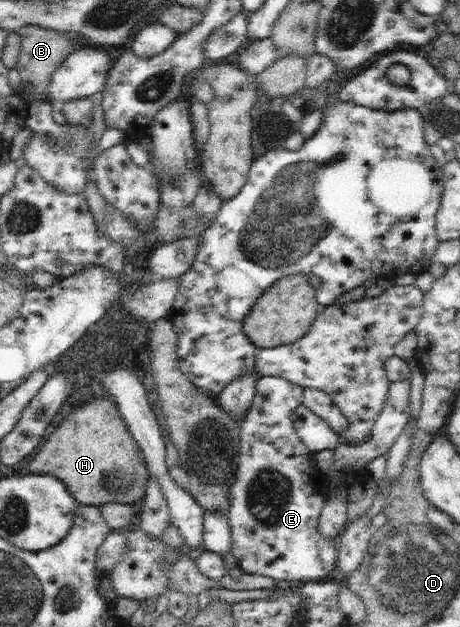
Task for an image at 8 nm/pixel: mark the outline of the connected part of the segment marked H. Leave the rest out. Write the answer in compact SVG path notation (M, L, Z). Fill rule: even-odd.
M96 400L80 406L76 412L70 412L64 422L58 426L56 432L46 440L38 456L30 462L30 472L34 474L50 474L58 476L66 486L68 492L81 504L101 505L104 503L130 503L140 505L146 494L146 483L148 483L149 470L145 462L139 444L134 440L132 433L128 430L124 418L118 414L118 406L114 400ZM114 464L118 466L116 480L112 480Z

